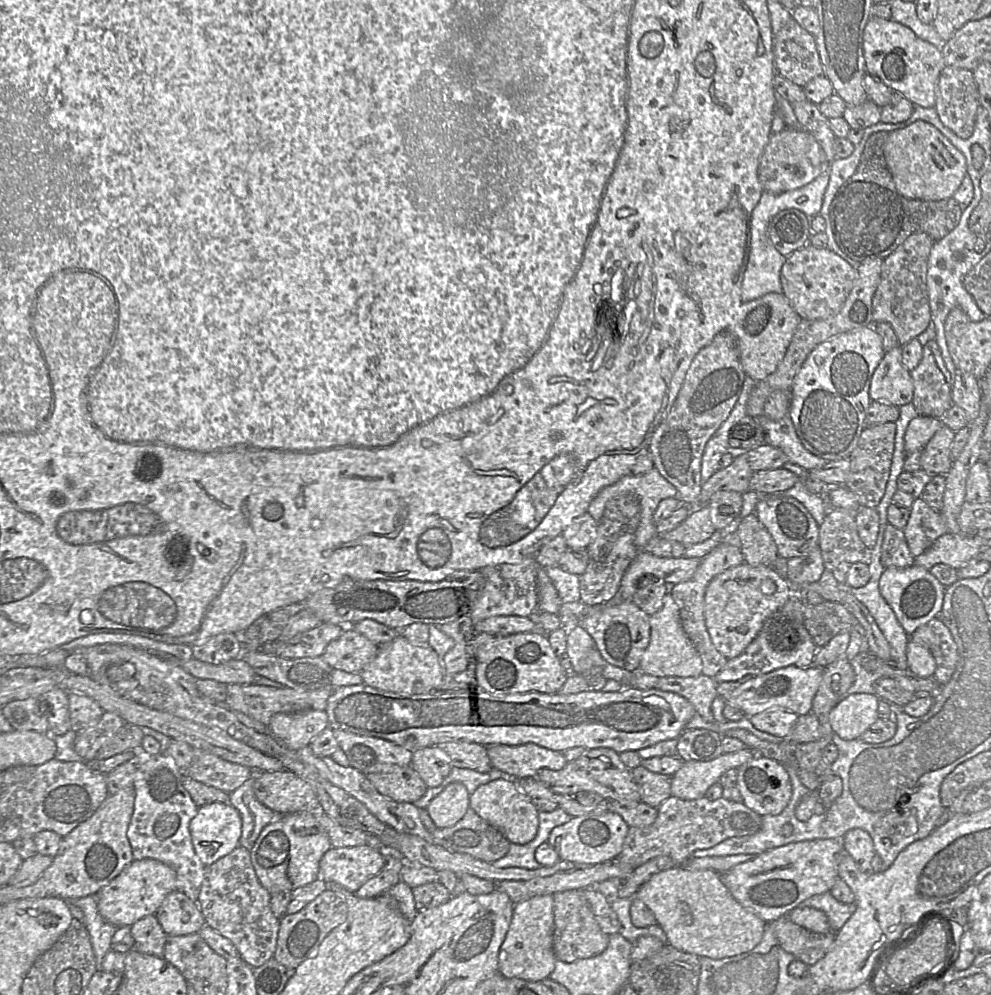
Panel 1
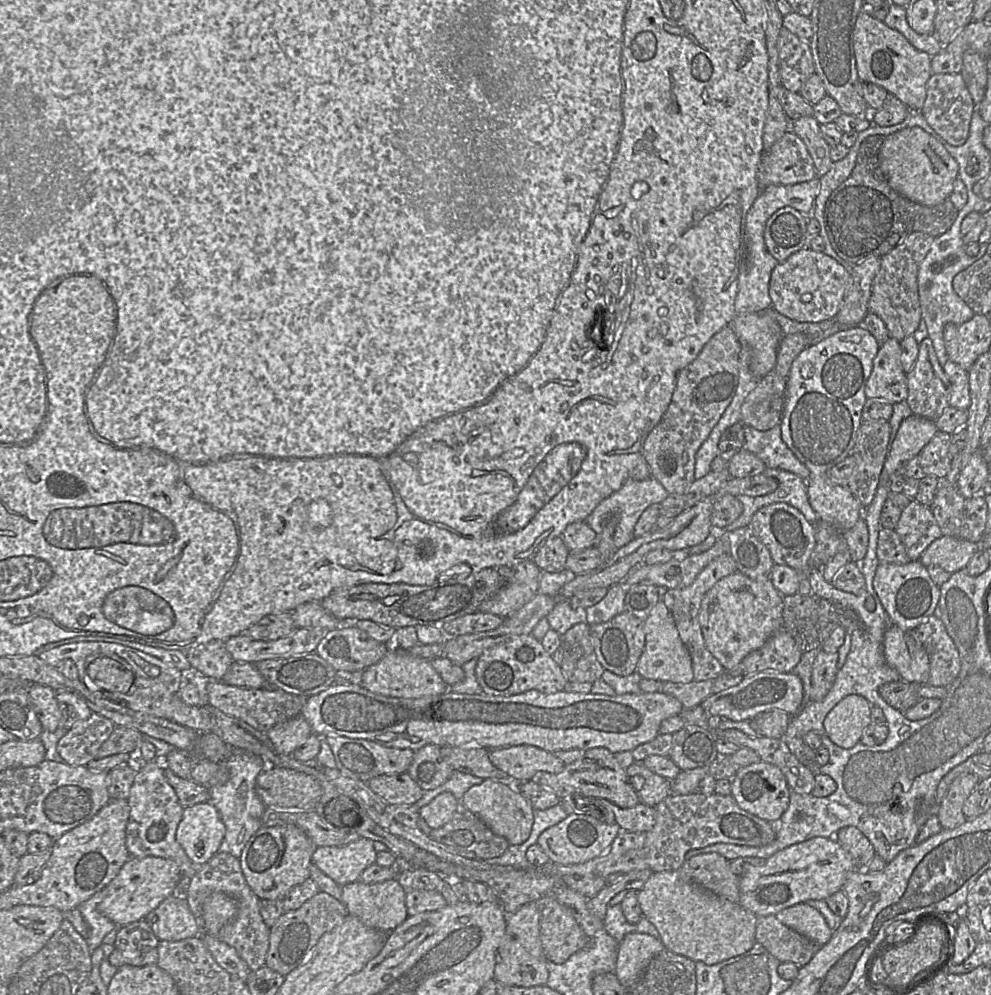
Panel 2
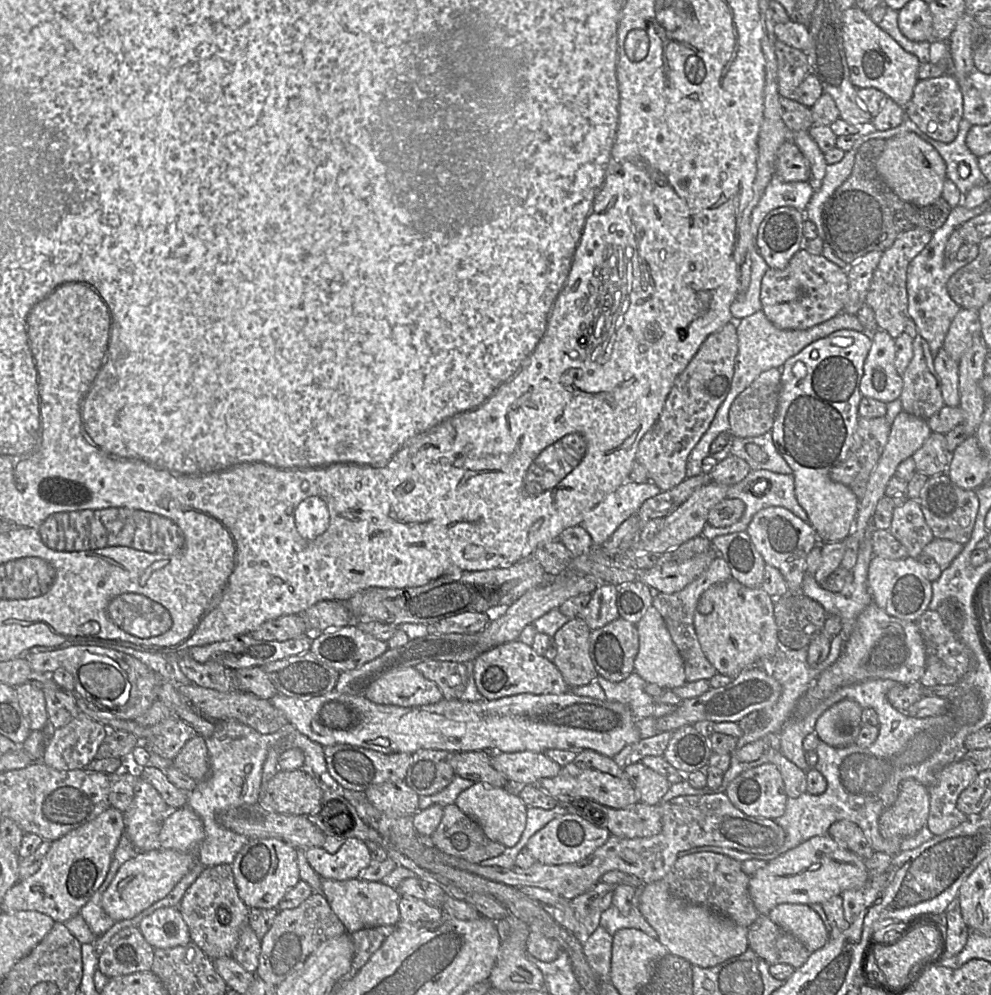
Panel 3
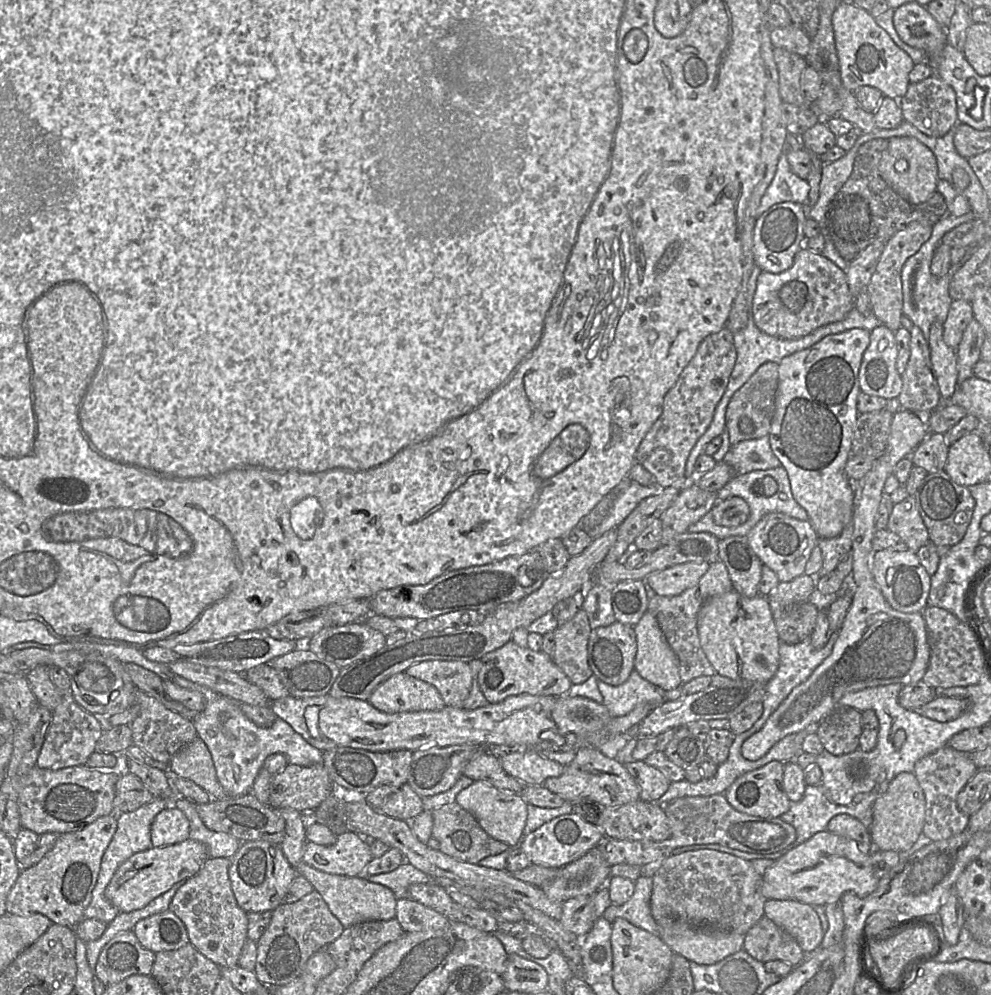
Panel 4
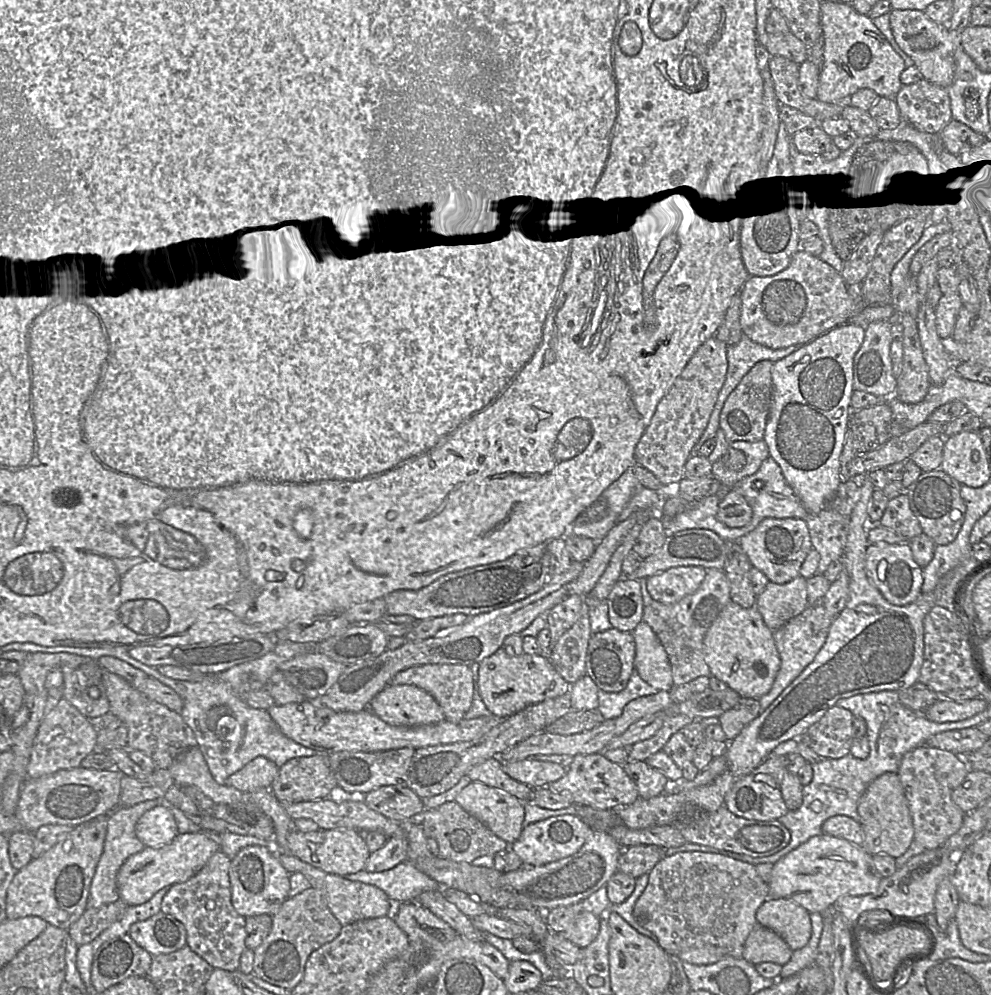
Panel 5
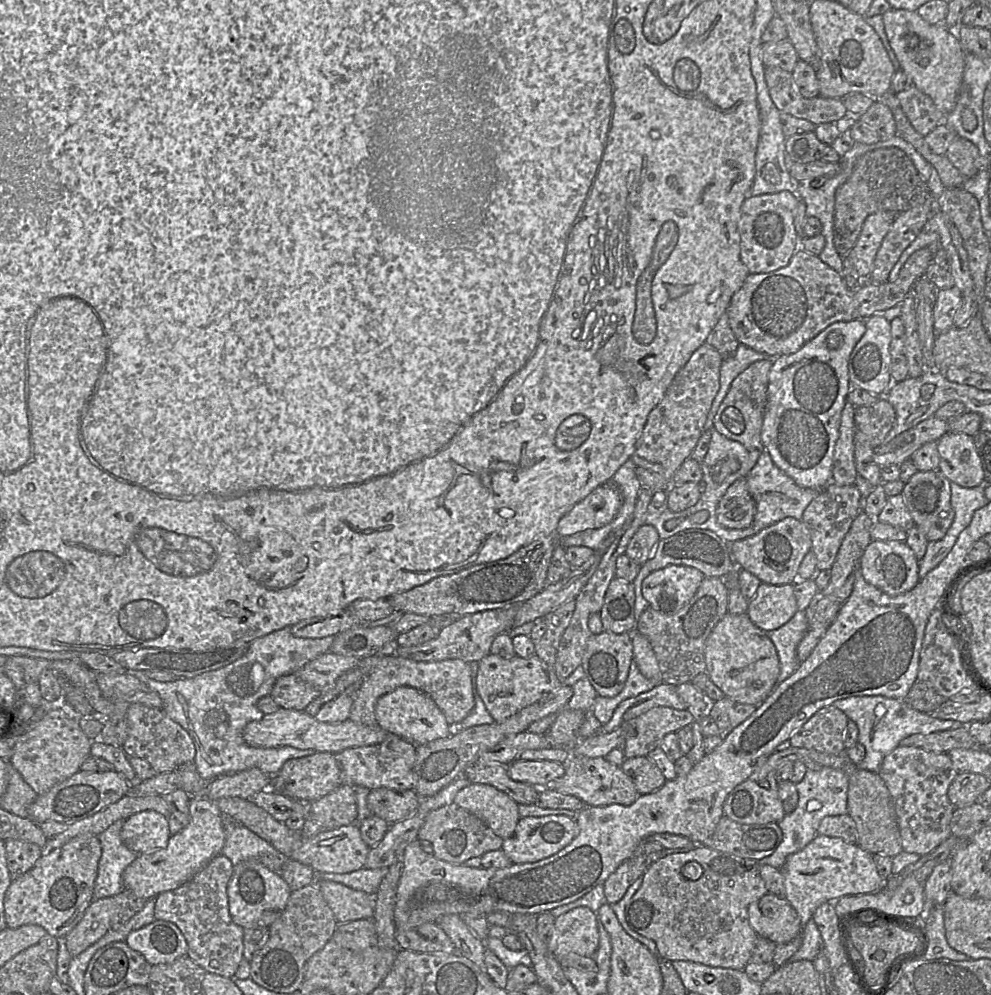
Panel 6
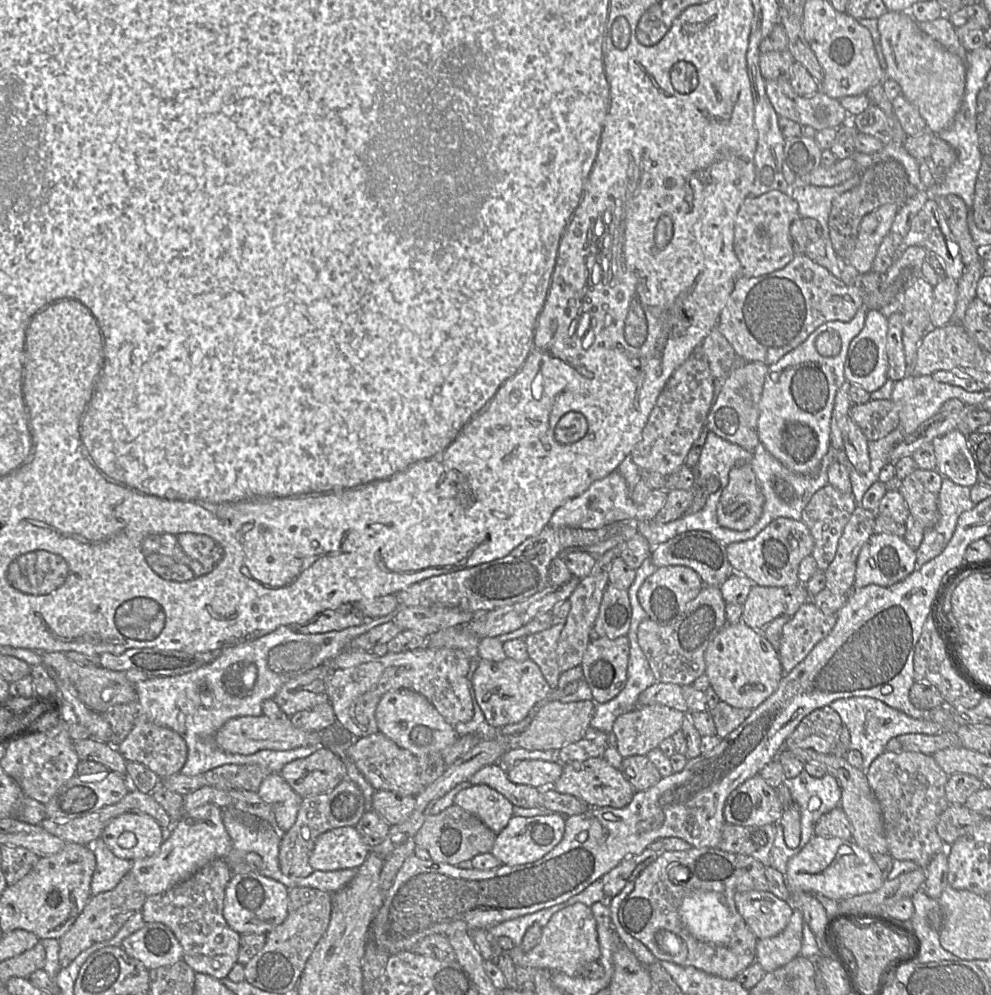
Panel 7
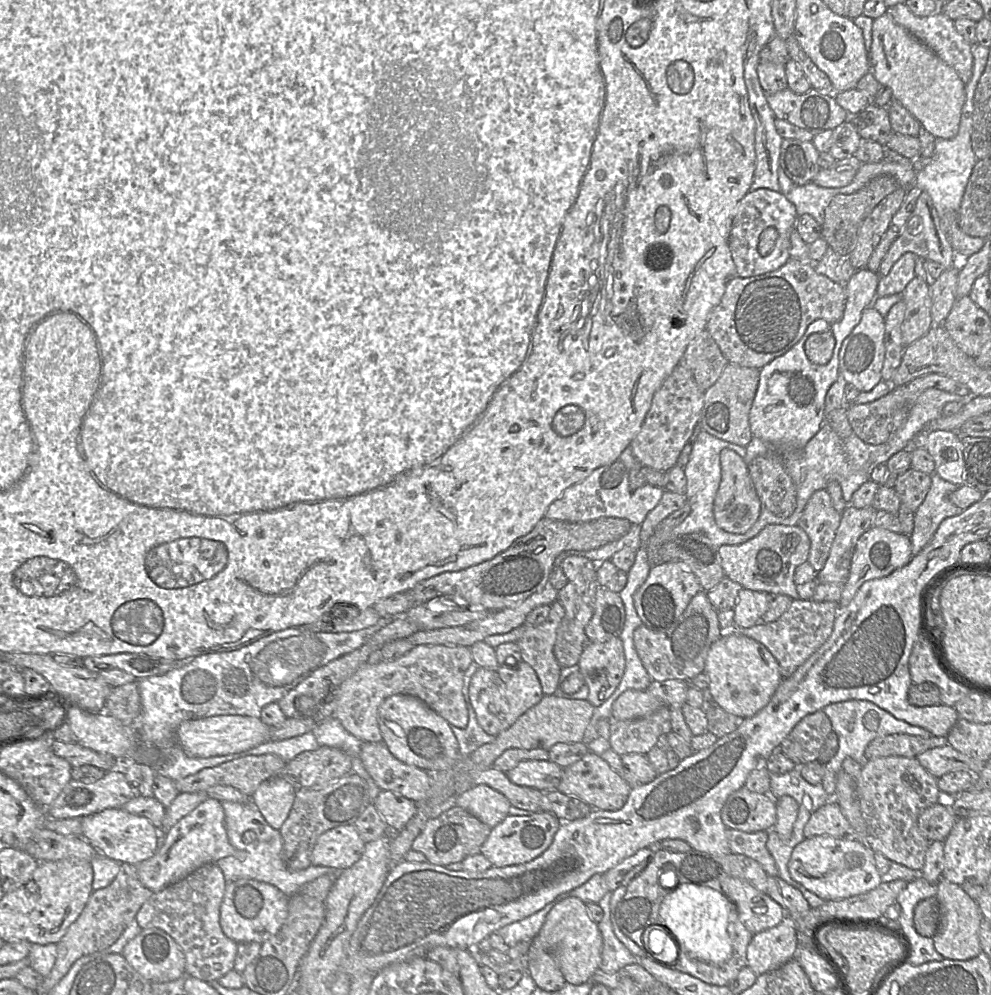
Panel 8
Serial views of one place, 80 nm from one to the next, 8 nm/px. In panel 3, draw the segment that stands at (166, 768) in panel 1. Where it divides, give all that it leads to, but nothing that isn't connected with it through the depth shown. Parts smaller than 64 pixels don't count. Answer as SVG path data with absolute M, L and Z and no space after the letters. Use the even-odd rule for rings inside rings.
M139 776L133 801L124 813L125 834L139 853L161 848L158 835L170 810L159 792Z

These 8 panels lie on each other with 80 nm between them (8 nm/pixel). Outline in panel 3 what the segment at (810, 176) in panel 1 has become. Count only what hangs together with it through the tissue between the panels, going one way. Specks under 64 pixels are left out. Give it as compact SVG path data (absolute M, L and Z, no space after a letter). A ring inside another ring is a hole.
M787 140L779 148L776 157L775 174L784 182L809 180L809 162L793 140Z

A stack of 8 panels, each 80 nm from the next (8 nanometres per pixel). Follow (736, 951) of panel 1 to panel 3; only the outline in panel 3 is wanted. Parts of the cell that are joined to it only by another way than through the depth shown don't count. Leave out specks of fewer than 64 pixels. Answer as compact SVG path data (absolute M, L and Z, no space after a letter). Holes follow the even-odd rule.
M665 879L644 884L638 907L643 917L658 933L657 939L672 955L680 956L692 965L714 967L748 948L748 928L697 904L685 903L674 897Z

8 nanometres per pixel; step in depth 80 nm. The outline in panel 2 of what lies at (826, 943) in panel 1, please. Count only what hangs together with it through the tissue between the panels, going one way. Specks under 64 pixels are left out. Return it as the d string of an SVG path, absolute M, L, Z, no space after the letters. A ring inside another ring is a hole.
M775 915L758 917L755 938L781 963L793 962L799 967L806 965L823 946L787 927Z

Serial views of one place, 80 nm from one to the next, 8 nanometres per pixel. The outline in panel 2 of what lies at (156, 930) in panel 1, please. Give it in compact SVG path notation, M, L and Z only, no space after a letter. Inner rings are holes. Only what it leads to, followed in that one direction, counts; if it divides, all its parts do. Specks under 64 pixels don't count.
M139 920L119 928L113 949L106 958L117 968L156 964L159 943L146 921Z

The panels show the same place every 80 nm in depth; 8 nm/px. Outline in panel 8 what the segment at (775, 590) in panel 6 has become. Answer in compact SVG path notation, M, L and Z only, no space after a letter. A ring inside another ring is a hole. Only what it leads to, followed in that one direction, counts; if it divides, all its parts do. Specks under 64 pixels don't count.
M742 588L737 596L734 611L734 625L738 629L746 629L760 623L767 611L772 594Z

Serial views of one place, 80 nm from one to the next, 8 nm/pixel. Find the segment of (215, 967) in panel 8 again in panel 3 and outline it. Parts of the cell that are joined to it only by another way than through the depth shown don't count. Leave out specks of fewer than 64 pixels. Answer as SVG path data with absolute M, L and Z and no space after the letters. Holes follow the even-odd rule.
M229 864L205 867L185 891L178 908L189 928L191 941L212 961L232 956L241 931L249 924L249 908L238 895Z

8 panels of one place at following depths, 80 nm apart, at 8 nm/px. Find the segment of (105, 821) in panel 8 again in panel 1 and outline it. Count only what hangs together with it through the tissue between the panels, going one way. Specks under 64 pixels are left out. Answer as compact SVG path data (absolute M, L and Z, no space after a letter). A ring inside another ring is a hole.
M214 802L198 808L189 831L195 853L209 866L239 846L242 820L231 804Z

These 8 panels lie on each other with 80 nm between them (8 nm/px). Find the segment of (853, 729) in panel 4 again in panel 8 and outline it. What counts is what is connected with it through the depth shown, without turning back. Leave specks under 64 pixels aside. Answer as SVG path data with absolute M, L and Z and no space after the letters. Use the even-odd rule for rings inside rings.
M816 711L795 725L780 744L781 752L797 766L815 761L832 731L828 716Z

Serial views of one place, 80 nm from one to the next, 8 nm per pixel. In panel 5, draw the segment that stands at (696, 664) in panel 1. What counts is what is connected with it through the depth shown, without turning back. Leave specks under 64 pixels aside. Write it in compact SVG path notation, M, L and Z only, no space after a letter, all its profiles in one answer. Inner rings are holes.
M643 620L632 632L635 639L634 669L658 691L674 687L668 655L652 628Z

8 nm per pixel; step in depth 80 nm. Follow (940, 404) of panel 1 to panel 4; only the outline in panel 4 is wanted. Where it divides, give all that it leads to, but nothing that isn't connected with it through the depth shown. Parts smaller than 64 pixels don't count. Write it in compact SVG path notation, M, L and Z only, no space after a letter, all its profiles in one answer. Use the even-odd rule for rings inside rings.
M914 325L910 332L910 357L897 397L902 409L928 415L942 400L930 360L930 349L921 329Z

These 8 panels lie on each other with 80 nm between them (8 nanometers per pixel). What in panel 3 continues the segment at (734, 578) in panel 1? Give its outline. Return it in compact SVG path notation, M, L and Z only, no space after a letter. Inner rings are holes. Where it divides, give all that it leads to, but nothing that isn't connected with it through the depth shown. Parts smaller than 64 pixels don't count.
M735 579L717 583L701 596L694 615L695 630L701 648L717 672L736 678L749 668L759 668L761 662L770 662L779 646L778 629L774 616L775 600L761 587L748 588Z

